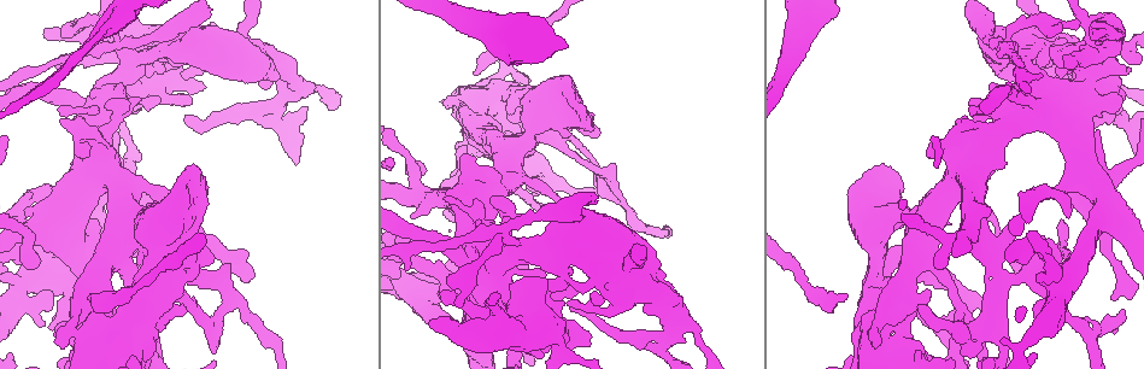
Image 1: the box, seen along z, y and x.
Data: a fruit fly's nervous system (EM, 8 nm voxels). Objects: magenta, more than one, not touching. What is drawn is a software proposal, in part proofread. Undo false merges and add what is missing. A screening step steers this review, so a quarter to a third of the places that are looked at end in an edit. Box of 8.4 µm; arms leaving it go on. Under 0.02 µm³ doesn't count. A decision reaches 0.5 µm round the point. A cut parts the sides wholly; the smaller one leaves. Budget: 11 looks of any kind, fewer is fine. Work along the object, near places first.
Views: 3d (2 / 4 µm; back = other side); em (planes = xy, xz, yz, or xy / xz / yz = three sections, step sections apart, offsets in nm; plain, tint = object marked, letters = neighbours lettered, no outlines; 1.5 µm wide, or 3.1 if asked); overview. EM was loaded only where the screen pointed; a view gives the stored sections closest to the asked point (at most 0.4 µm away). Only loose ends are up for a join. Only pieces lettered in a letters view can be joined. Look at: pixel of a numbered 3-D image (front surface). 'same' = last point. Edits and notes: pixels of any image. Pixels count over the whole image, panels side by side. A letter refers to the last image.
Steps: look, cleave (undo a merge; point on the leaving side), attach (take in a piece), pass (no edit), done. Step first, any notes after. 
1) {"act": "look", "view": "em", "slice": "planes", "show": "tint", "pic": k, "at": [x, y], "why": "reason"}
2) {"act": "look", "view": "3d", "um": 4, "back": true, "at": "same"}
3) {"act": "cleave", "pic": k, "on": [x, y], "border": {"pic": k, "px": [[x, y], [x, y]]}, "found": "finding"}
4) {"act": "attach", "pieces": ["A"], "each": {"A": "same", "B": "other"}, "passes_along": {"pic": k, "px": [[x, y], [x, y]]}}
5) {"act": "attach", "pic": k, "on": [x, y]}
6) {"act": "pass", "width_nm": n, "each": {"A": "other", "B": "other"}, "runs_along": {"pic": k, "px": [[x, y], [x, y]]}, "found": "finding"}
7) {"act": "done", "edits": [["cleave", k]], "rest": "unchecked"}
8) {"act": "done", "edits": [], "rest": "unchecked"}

{"act": "look", "view": "em", "slice": "planes", "show": "letters", "pic": 1, "at": [500, 239], "why": "three-way junction"}

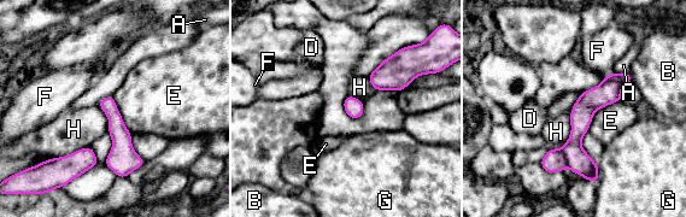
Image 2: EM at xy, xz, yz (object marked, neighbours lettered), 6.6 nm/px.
{"act": "cleave", "pic": 2, "on": [553, 160], "each": {"A": "other", "B": "other", "D": "other", "E": "other", "F": "other", "G": "other", "H": "other"}, "border": {"pic": 2, "px": [[561, 148], [567, 165]]}, "found": "two neurons meet here"}

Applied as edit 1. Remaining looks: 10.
{"act": "look", "view": "em", "slice": "planes", "show": "letters", "pic": 1, "at": [589, 344], "why": "free end"}

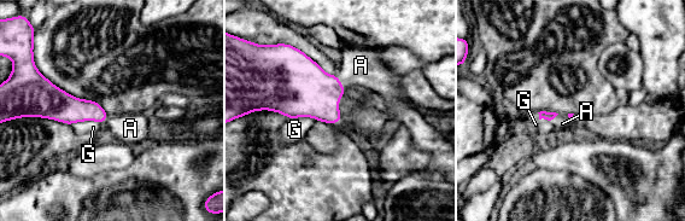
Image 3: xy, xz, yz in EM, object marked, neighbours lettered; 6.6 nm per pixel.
{"act": "attach", "pieces": ["A"], "each": {"A": "same", "G": "other"}, "passes_along": {"pic": 3, "px": [[304, 89], [337, 106], [358, 114]]}, "found": "the neuron continues"}

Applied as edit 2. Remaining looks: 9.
{"act": "look", "view": "3d", "um": 2, "back": true, "pic": 1, "at": [1123, 309], "why": "an open end"}

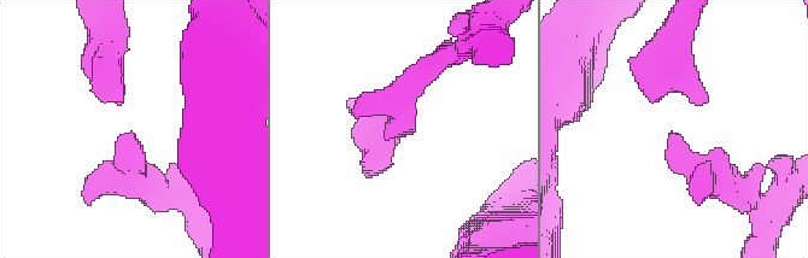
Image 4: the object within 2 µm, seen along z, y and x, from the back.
{"act": "look", "view": "em", "slice": "planes", "show": "letters", "pic": 4, "at": [130, 130]}

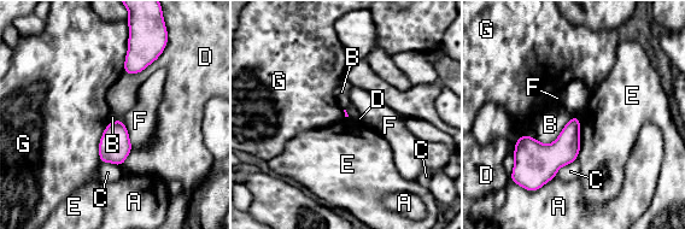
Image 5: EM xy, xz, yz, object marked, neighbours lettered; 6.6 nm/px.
{"act": "pass", "each": {"A": "other", "B": "other", "C": "other", "D": "other", "E": "other", "F": "other", "G": "other"}, "found": "none of them fits"}

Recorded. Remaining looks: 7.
{"act": "look", "view": "3d", "um": 2, "pic": 1, "at": [844, 300], "why": "end of a long branch"}

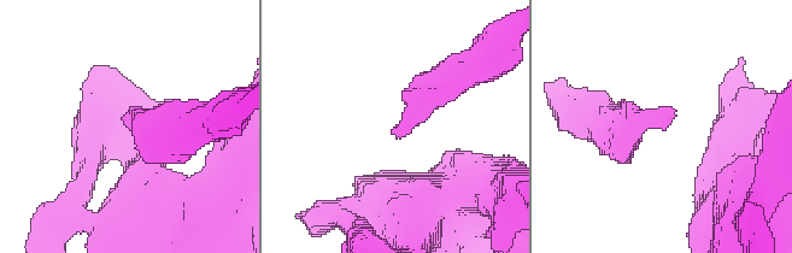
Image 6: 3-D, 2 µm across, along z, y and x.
{"act": "look", "view": "em", "slice": "planes", "show": "tint", "pic": 6, "at": [121, 118], "why": "need the tissue"}

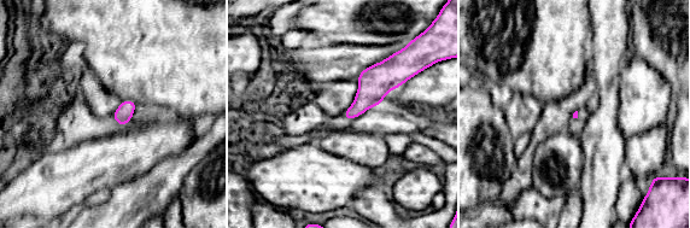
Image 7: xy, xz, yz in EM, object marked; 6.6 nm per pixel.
{"act": "look", "view": "em", "slice": "planes", "show": "letters", "at": "same", "why": "see the neighbours"}

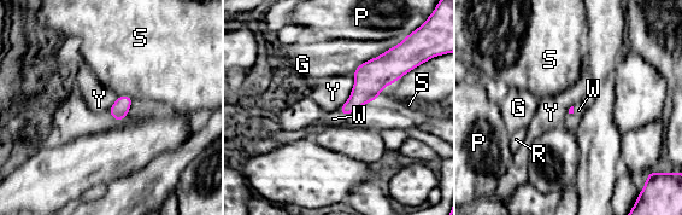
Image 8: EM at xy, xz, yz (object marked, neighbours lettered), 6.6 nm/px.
{"act": "attach", "pieces": ["W"], "each": {"G": "other", "P": "other", "R": "other", "S": "other", "W": "same", "Y": "other"}, "passes_along": {"pic": 8, "px": [[368, 86], [341, 112], [333, 118]]}, "found": "it goes on there"}

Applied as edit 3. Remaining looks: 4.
{"act": "done", "edits": [["cleave", 2], ["attach", 3], ["attach", 8]], "rest": "unchecked"}

